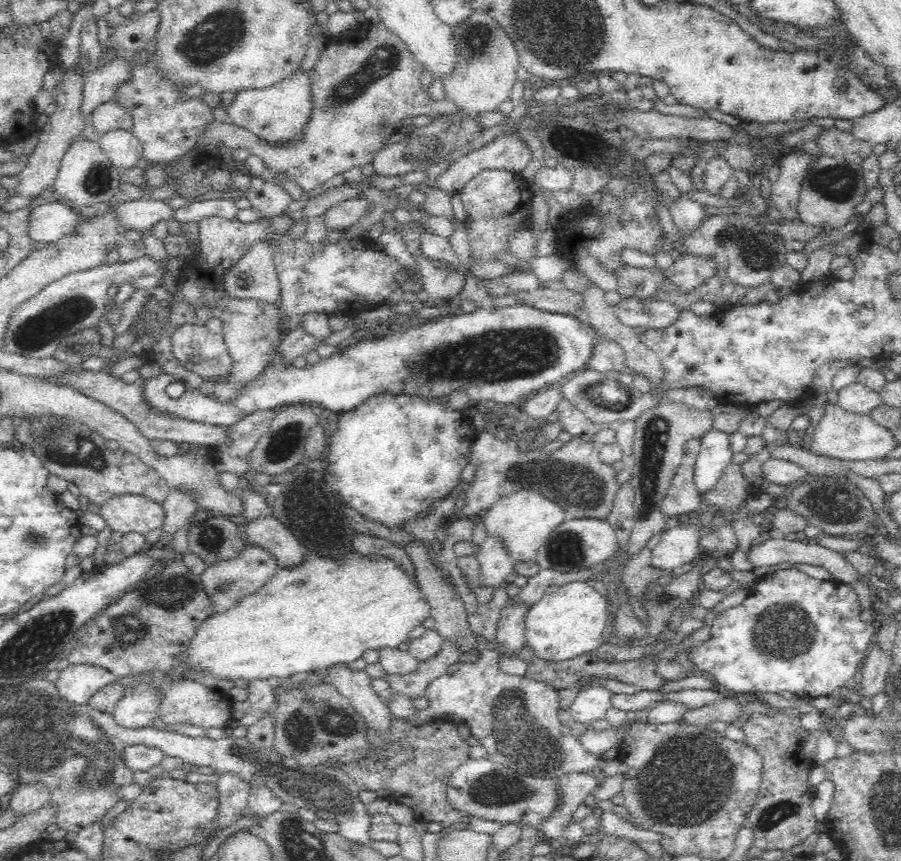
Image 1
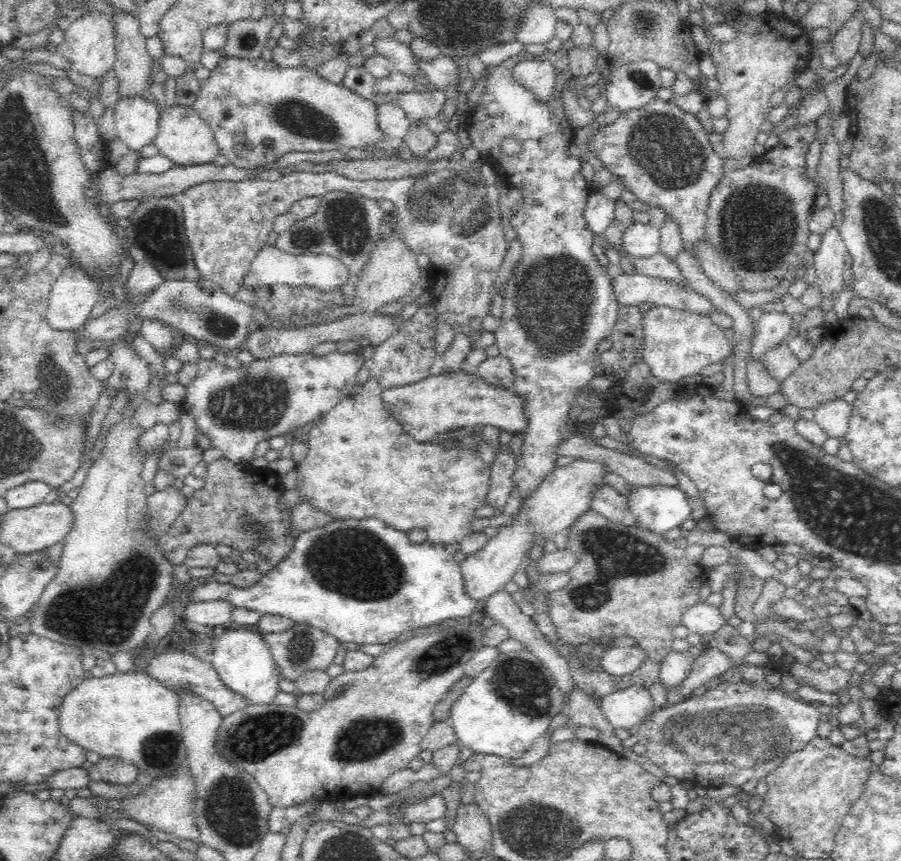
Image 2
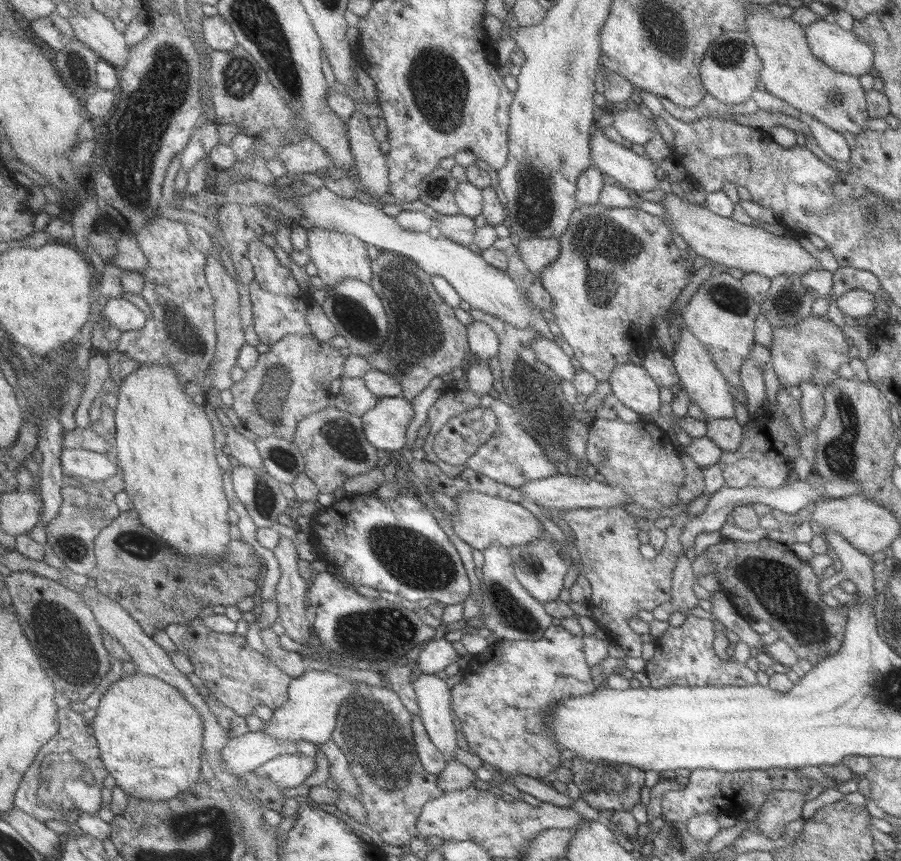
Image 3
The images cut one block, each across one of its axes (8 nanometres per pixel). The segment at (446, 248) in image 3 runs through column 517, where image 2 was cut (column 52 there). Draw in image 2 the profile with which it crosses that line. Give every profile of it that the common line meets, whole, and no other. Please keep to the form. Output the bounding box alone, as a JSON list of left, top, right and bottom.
[46,265,99,330]

